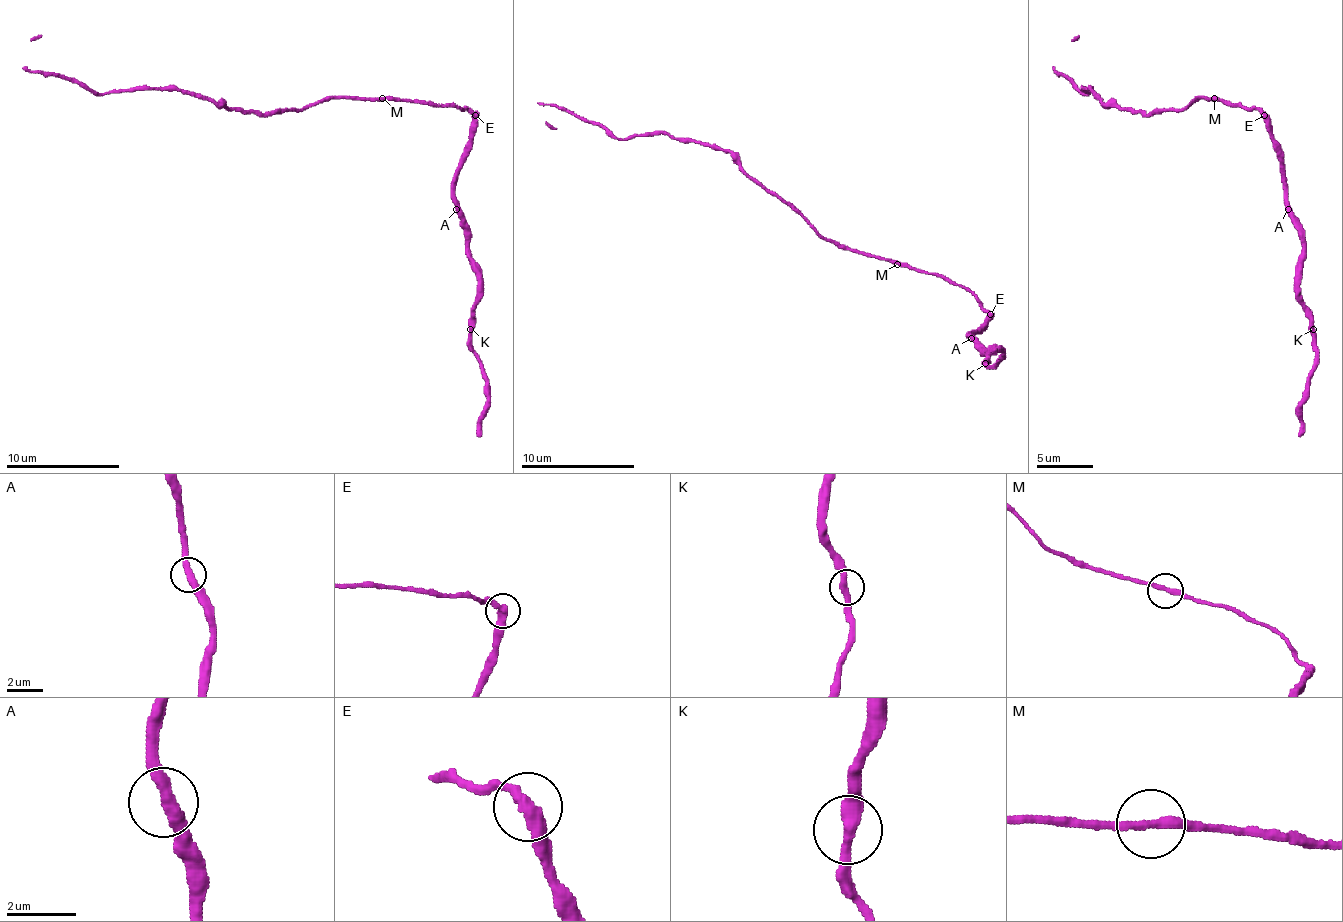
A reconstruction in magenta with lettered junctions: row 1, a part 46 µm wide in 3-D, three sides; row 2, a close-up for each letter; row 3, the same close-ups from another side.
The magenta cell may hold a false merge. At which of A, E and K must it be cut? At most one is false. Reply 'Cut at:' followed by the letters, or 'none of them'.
Cut at: E

